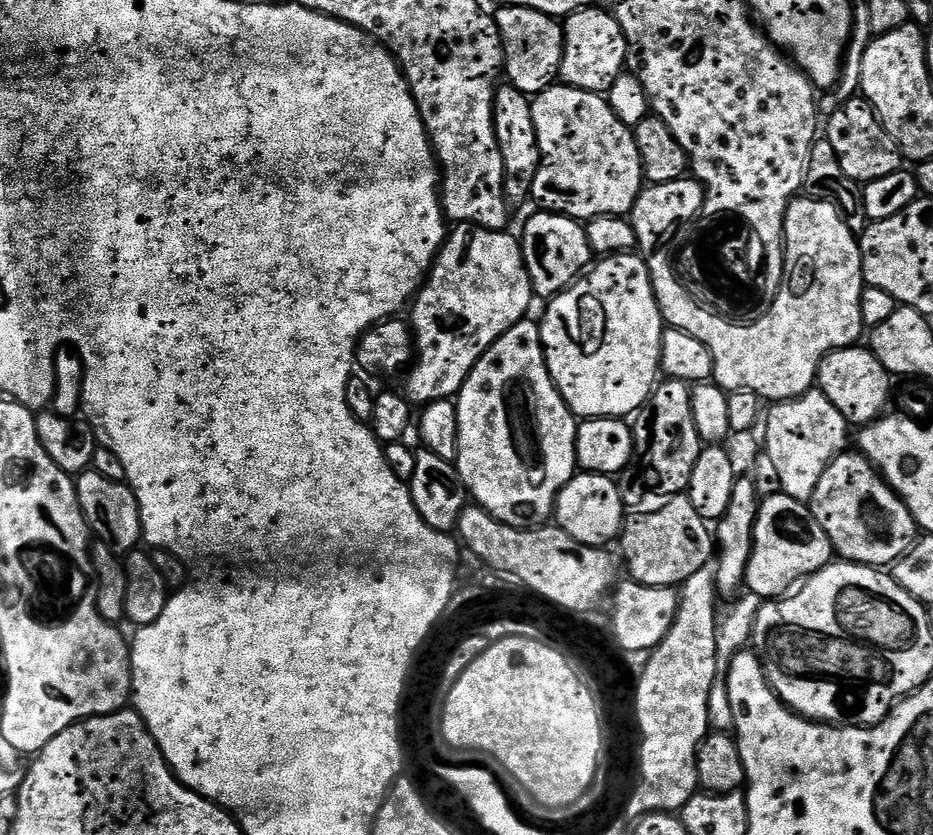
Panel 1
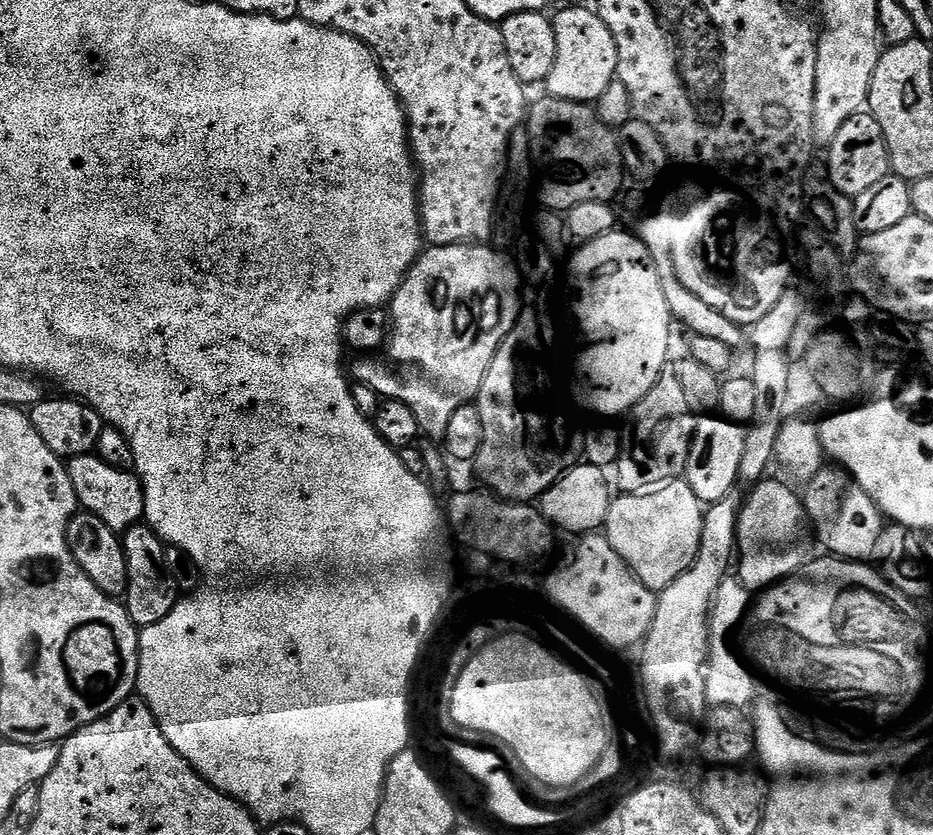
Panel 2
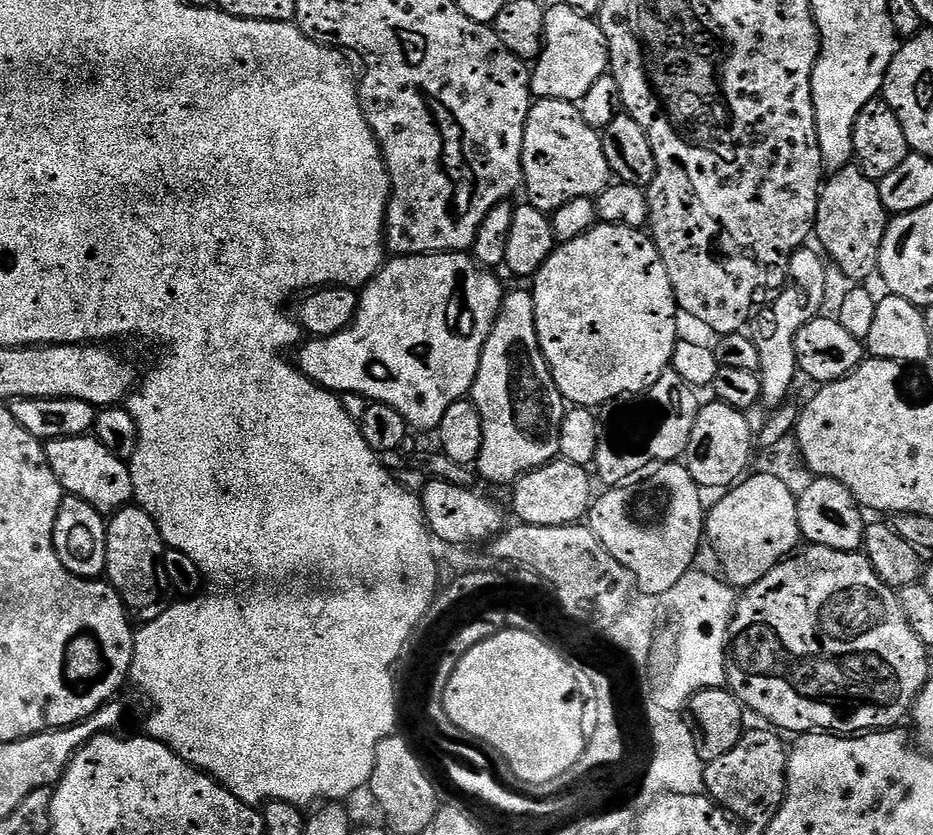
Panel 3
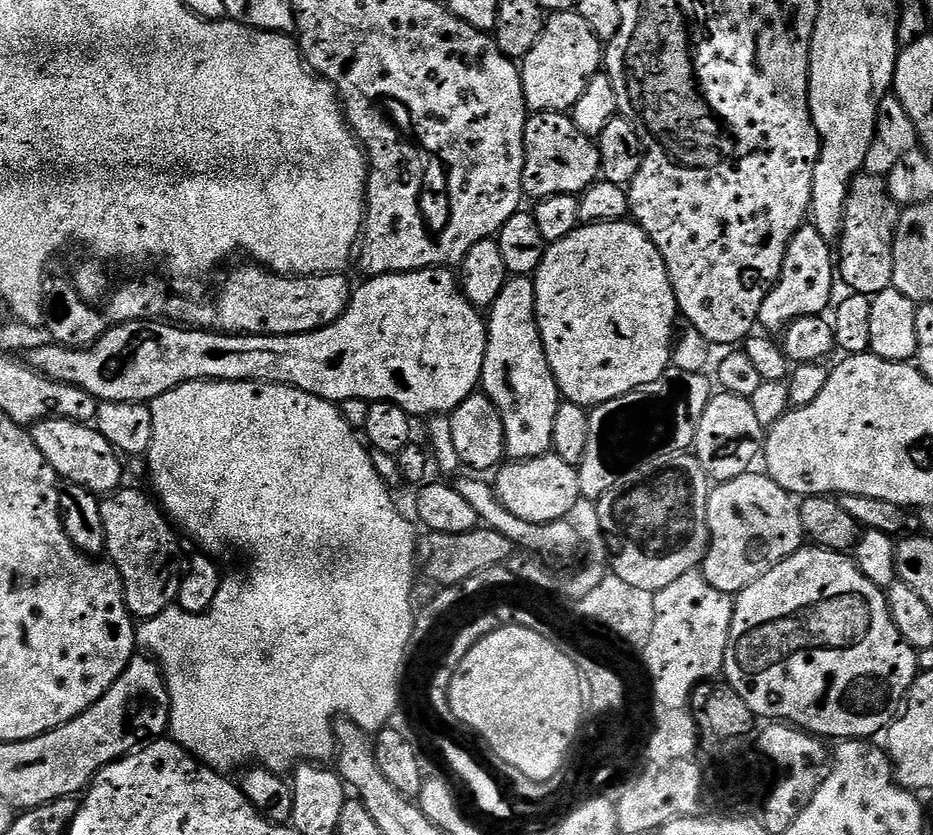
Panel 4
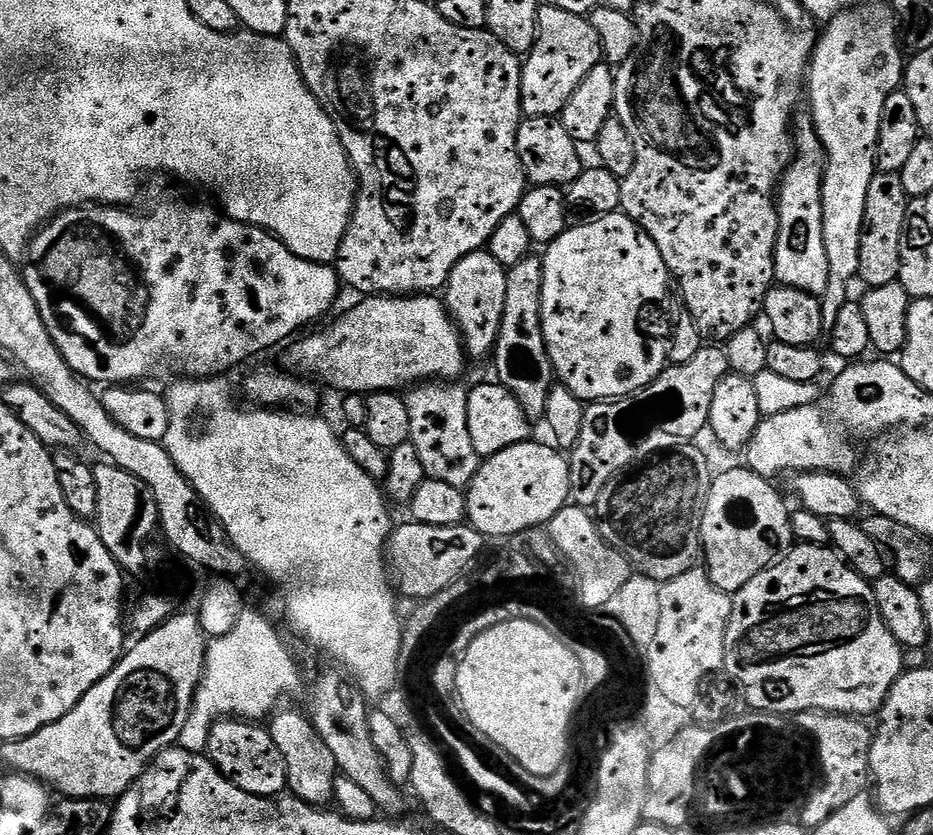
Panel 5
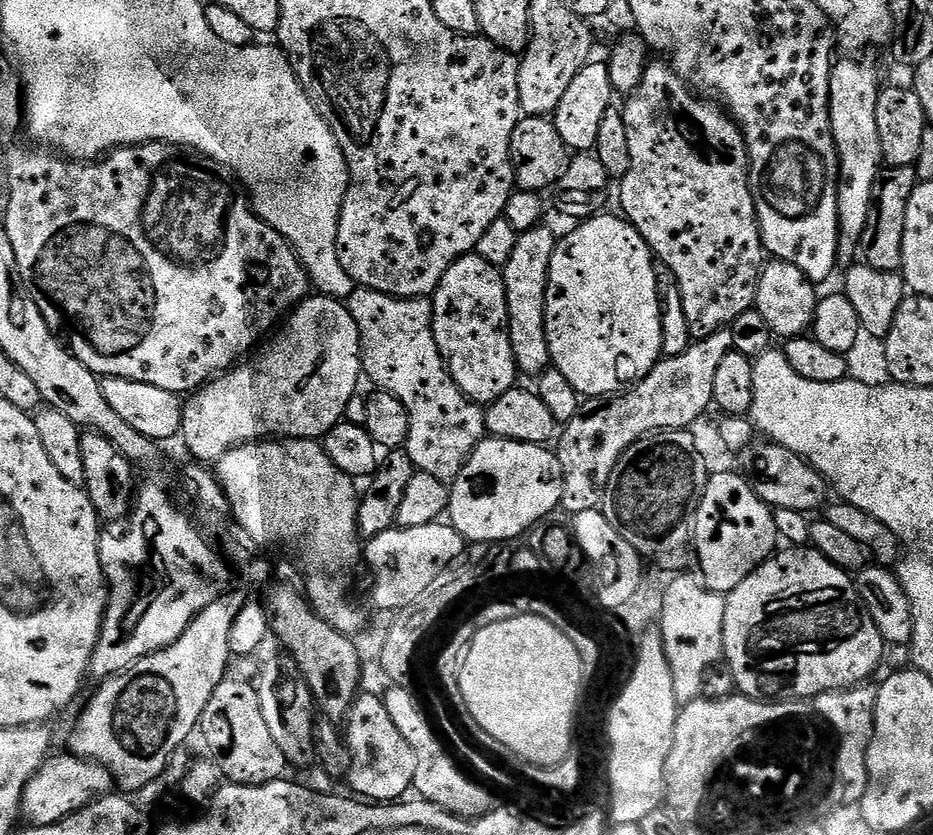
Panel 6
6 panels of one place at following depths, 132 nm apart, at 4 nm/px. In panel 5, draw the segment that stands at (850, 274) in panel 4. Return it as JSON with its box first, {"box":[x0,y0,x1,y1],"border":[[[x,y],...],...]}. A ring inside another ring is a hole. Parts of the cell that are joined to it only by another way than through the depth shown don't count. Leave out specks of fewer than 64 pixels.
{"box":[859,171,909,288],"border":[[[877,171],[876,177],[870,182],[870,191],[866,193],[866,218],[864,219],[864,233],[862,234],[862,250],[860,251],[860,274],[859,283],[864,283],[868,288],[877,288],[887,284],[895,284],[900,278],[900,247],[902,246],[902,234],[906,226],[906,214],[908,213],[909,197],[906,194],[906,186],[902,184],[902,178],[898,172],[881,172]]]}

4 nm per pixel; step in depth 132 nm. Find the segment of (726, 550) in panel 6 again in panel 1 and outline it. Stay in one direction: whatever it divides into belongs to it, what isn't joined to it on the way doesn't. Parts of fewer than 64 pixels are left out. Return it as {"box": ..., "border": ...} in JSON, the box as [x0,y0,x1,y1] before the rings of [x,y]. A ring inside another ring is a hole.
{"box":[747,491,833,598],"border":[[[782,491],[761,499],[752,535],[752,553],[748,559],[747,591],[762,598],[783,597],[793,586],[807,580],[833,560],[830,538],[812,517],[812,509],[807,503],[796,501]]]}

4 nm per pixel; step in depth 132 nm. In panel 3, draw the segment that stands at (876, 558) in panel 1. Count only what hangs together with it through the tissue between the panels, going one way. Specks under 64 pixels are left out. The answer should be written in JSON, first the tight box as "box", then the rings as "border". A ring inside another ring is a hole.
{"box":[796,476,865,552],"border":[[[825,476],[812,479],[806,493],[798,497],[796,509],[800,535],[809,545],[843,552],[860,552],[863,549],[865,513],[854,494],[850,494],[850,490],[842,486],[842,482]]]}

